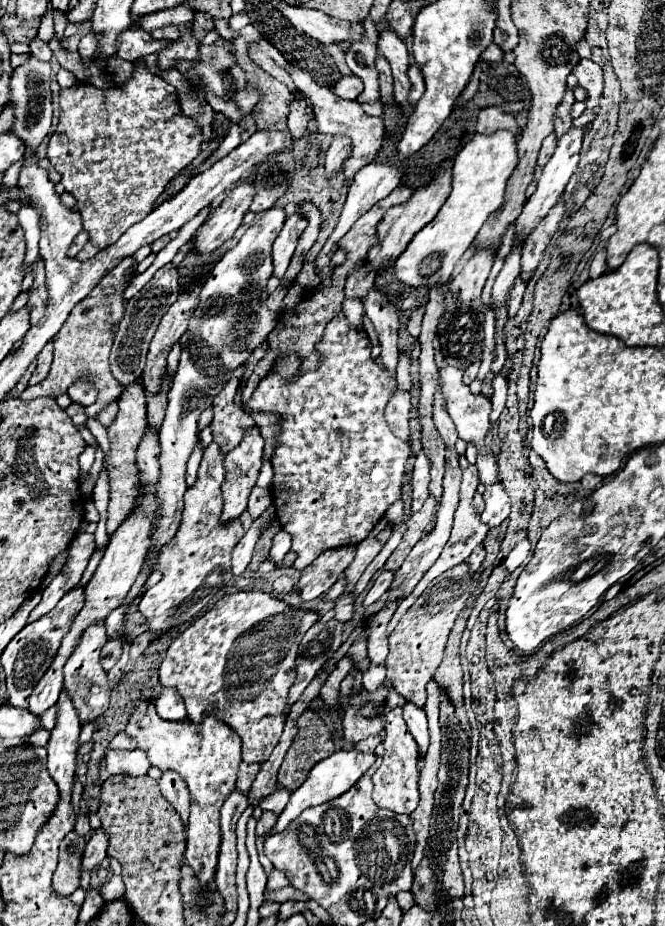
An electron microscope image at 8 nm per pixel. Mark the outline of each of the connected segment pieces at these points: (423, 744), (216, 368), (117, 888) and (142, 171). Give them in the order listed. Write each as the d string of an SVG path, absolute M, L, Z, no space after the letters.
M407 701L403 705L403 715L405 715L405 721L419 745L419 753L425 755L427 753L427 747L429 747L429 733L427 733L427 717L425 717L425 711L419 709L417 705L411 705L411 701Z
M271 207L261 213L259 219L245 231L239 243L227 251L211 269L211 277L203 285L211 285L211 305L203 305L191 317L187 331L181 337L181 359L177 373L173 377L173 387L167 403L167 413L159 429L161 443L161 481L159 481L159 499L161 499L161 519L153 533L151 565L157 559L161 545L171 541L175 535L181 511L183 511L183 493L185 485L185 467L187 459L197 441L197 419L203 409L207 409L215 395L229 381L231 373L245 363L255 347L259 347L271 329L277 323L277 313L271 313L265 305L267 281L271 277L271 245L279 235L285 221L285 211L281 207Z
M107 856L110 862L110 867L112 869L113 876L104 886L100 889L99 894L106 901L112 901L114 899L120 899L124 896L125 886L121 879L121 864L116 859Z
M135 65L135 73L123 89L97 89L81 83L61 89L59 109L61 117L51 133L47 157L55 171L61 173L65 191L77 199L77 211L83 217L83 229L89 233L91 243L99 249L105 249L131 225L143 221L143 217L147 217L151 211L153 201L175 177L175 173L187 167L201 151L199 125L181 113L175 89L161 77L149 73L143 65Z

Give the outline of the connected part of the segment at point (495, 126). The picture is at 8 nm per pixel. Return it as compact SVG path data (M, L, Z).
M487 107L479 113L479 121L477 121L477 133L495 133L499 129L507 129L511 131L517 139L521 135L519 125L515 121L513 115L497 109L497 107Z

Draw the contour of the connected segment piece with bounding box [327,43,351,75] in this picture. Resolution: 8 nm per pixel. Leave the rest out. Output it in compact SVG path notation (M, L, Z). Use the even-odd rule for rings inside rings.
M331 43L331 45L327 45L327 51L329 51L329 55L335 59L337 69L339 69L343 75L349 75L349 73L351 73L351 69L349 69L349 67L347 67L347 63L345 63L343 43Z

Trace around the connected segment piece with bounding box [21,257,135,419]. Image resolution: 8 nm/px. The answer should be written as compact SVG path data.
M125 257L111 273L107 273L99 285L91 291L91 295L83 301L79 301L79 305L75 305L75 309L71 311L71 315L67 317L67 321L63 323L63 327L59 329L59 333L53 337L55 343L55 353L53 353L53 363L51 363L51 371L49 375L37 383L37 385L29 385L21 397L31 401L37 397L57 397L61 393L67 391L67 387L83 373L91 375L97 383L99 389L99 397L97 403L94 404L92 412L86 412L87 417L97 418L99 409L109 403L109 401L117 401L117 397L121 395L121 385L115 381L115 377L111 377L109 371L109 349L113 343L113 329L115 325L123 319L123 289L125 289L125 275L129 273L129 269L135 265L133 257Z

